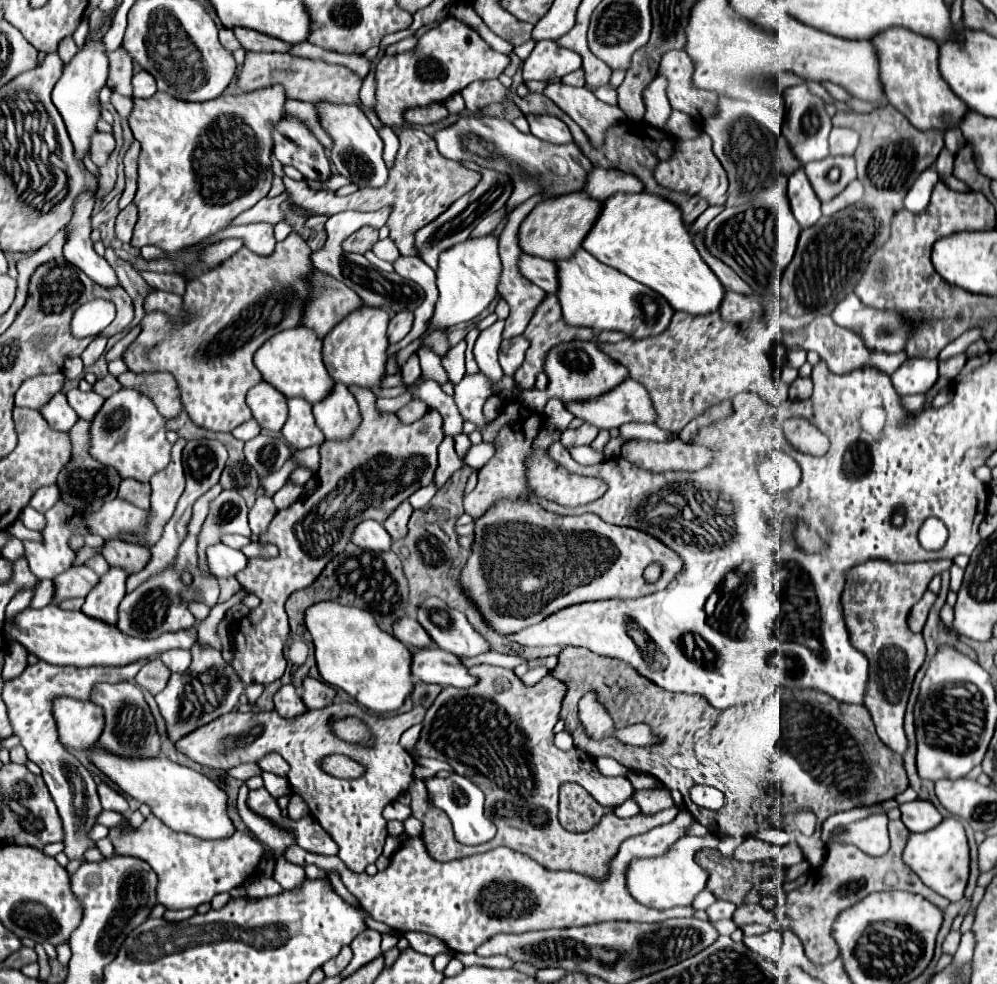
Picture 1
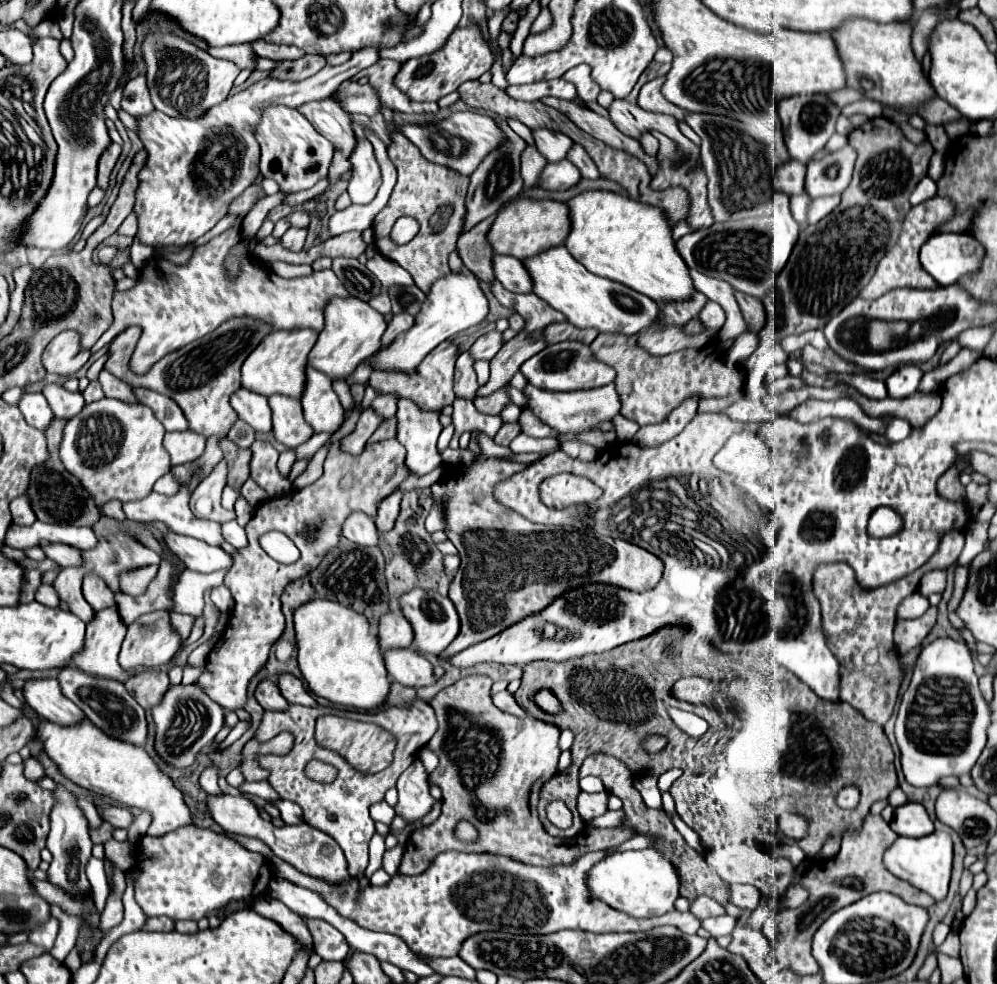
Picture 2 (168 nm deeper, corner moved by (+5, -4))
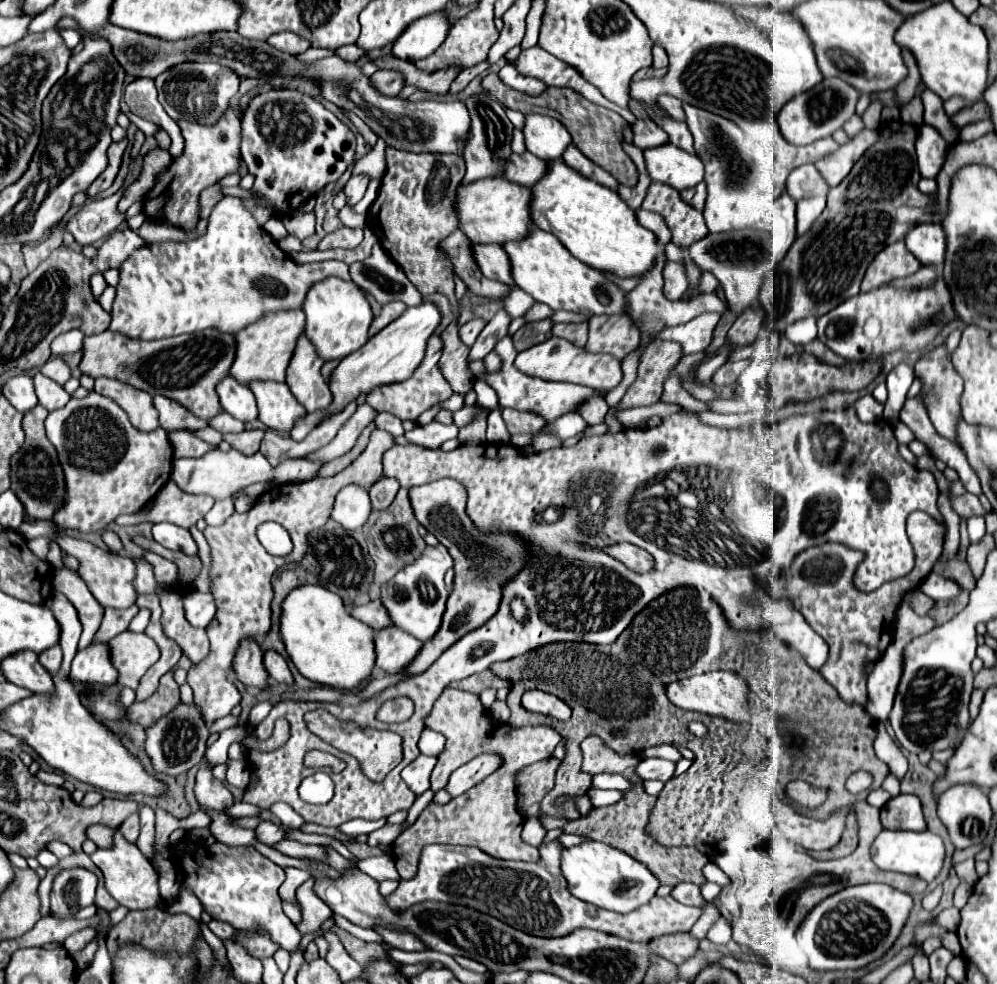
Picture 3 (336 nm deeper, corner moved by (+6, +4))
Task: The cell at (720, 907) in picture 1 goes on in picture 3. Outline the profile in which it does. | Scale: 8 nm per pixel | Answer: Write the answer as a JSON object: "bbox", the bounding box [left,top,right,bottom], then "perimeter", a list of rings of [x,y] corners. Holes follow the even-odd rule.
{"bbox":[670,884,704,906],"perimeter":[[[676,884],[670,892],[670,896],[686,906],[702,906],[704,904],[704,898],[700,894],[700,888],[696,884]]]}

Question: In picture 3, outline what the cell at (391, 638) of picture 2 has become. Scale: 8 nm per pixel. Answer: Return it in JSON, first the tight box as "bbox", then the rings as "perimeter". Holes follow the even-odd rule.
{"bbox":[350,600,390,632],"perimeter":[[[370,600],[370,602],[364,604],[364,606],[354,606],[350,614],[352,614],[354,618],[362,620],[364,624],[368,624],[374,632],[376,632],[376,630],[382,630],[384,626],[390,626],[388,614],[386,614],[386,610],[384,610],[384,606],[382,606],[380,600]]]}

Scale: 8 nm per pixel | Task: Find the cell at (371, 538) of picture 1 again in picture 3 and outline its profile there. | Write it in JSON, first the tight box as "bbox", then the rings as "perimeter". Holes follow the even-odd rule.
{"bbox":[332,484,370,530],"perimeter":[[[358,484],[344,486],[334,500],[332,518],[346,530],[360,530],[370,516],[368,492]]]}

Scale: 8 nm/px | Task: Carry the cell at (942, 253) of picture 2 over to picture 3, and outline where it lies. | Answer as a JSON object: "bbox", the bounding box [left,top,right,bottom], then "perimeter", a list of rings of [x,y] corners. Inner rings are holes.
{"bbox":[906,224,946,264],"perimeter":[[[918,224],[914,226],[906,238],[906,248],[922,262],[922,264],[938,264],[944,262],[946,238],[940,224]]]}

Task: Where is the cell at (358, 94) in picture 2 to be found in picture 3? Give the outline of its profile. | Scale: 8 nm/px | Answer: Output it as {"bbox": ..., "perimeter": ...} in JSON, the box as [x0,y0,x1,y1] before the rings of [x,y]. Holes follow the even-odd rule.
{"bbox":[370,70,406,96],"perimeter":[[[378,70],[370,78],[372,78],[372,86],[376,86],[376,90],[384,90],[384,94],[392,94],[392,96],[398,96],[402,92],[402,88],[406,86],[404,76],[396,70]]]}

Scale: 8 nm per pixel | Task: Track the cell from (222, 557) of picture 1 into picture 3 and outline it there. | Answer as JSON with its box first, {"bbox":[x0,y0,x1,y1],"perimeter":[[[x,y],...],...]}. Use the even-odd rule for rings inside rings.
{"bbox":[152,522,198,554],"perimeter":[[[168,522],[154,524],[152,534],[154,534],[154,540],[160,542],[162,546],[166,546],[168,550],[176,550],[176,552],[184,552],[184,554],[198,552],[198,546],[196,546],[192,534],[186,528],[180,528],[176,524],[168,524]]]}

